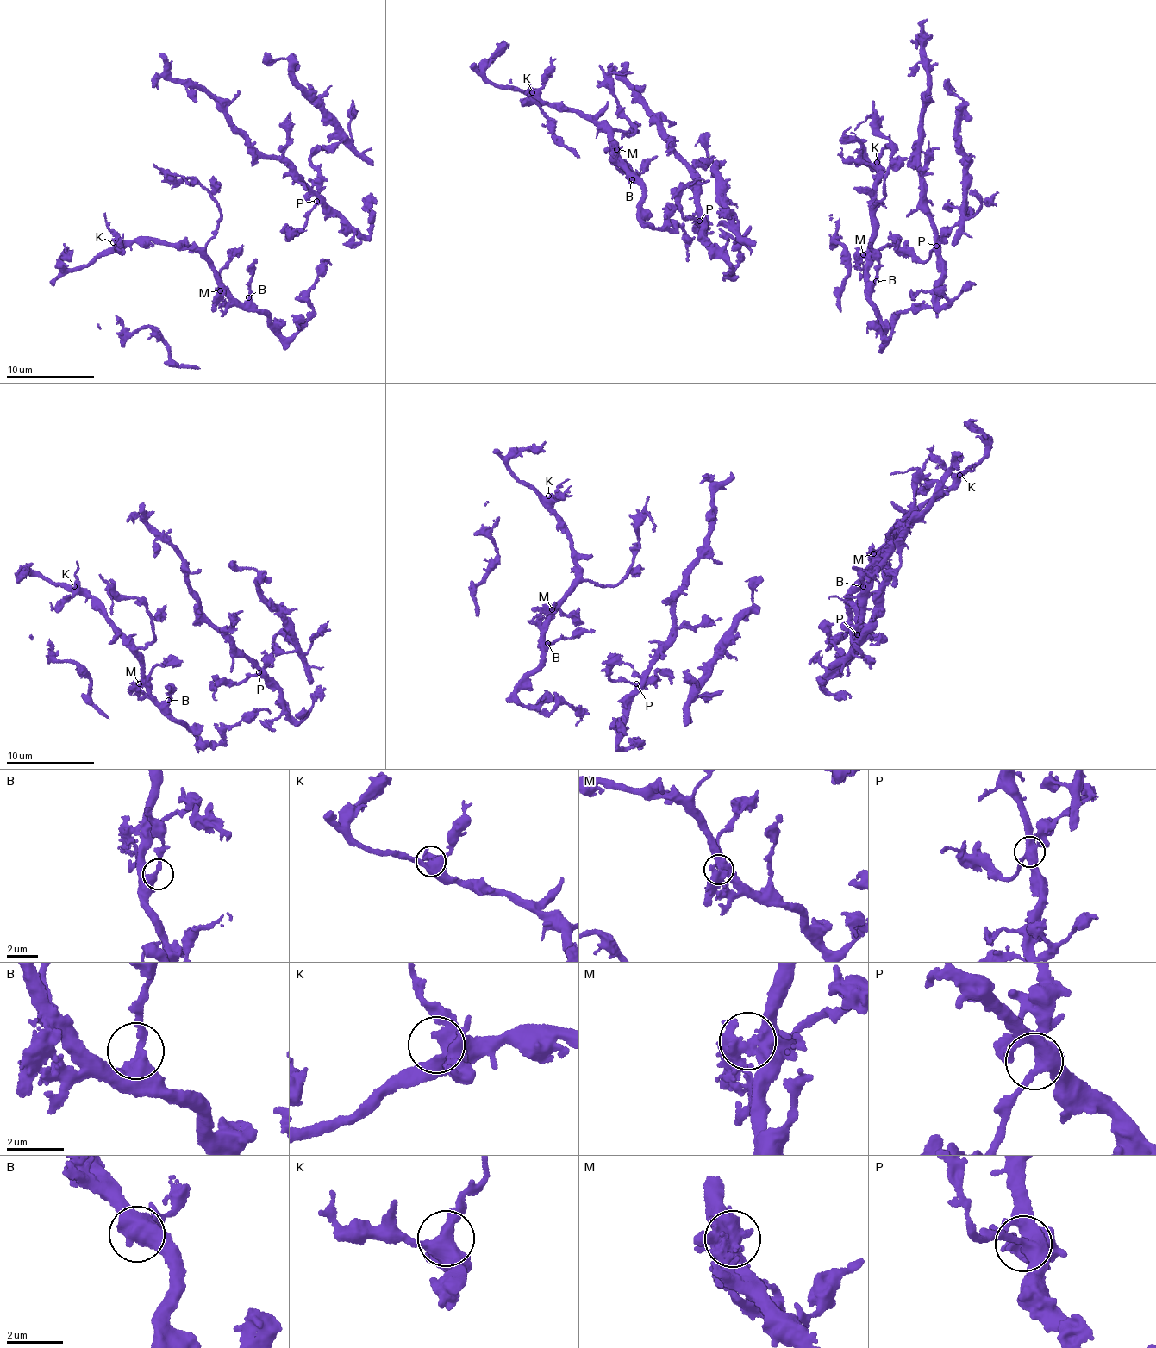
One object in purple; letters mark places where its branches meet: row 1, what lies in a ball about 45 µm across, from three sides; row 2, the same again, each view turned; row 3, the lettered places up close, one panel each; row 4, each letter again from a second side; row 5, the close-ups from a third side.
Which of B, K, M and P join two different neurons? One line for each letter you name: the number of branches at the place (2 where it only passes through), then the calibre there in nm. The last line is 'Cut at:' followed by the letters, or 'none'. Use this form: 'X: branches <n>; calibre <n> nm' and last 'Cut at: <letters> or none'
Cut at: none

